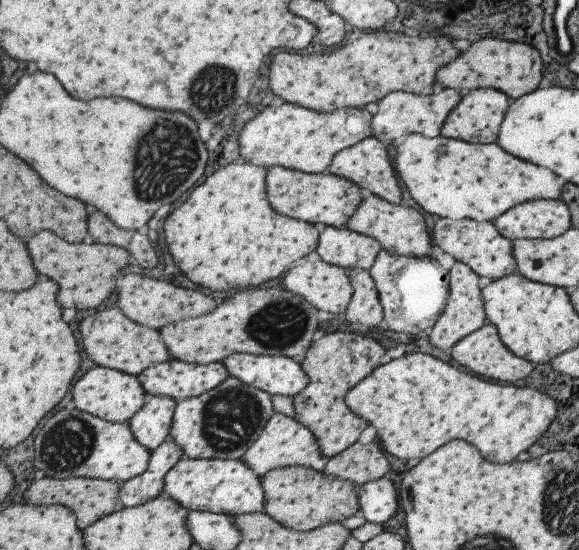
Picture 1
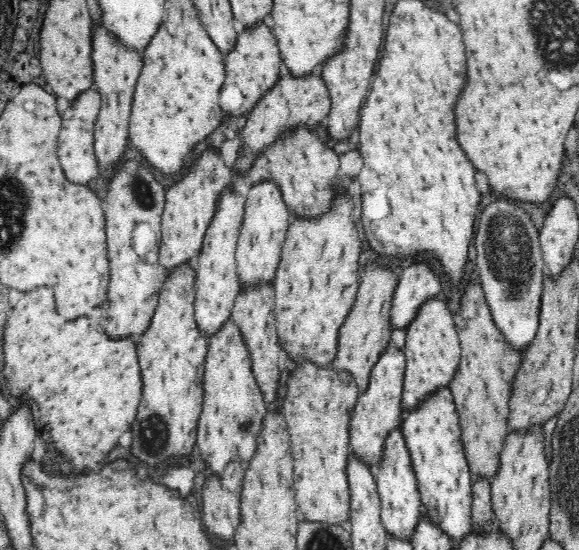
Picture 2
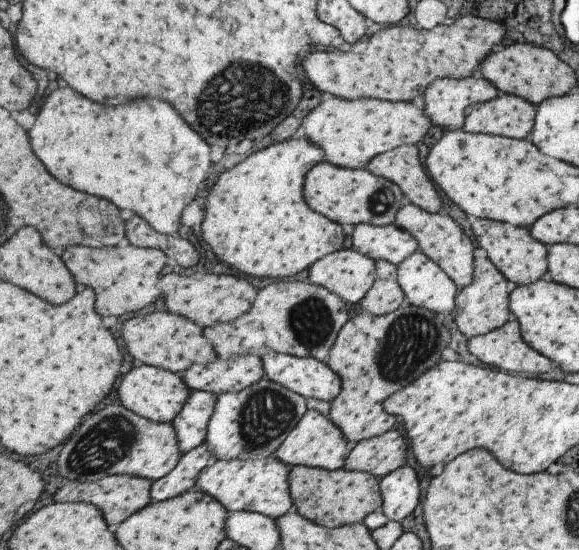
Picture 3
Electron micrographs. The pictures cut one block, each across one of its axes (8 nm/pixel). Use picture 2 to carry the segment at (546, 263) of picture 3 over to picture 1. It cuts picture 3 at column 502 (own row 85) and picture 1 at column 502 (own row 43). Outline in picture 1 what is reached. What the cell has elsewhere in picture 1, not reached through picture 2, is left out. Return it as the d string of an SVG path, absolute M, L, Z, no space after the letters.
M449 217L440 218L433 227L433 242L444 252L447 252L456 261L471 266L479 274L491 279L500 279L515 272L518 269L515 260L515 244L499 232L494 222L479 222L475 219L453 220Z

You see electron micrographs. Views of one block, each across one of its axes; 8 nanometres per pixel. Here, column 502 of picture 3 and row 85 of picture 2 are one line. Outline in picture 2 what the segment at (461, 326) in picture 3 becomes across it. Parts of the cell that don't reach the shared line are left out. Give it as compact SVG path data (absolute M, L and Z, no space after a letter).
M282 60L276 82L265 90L265 93L256 102L256 106L246 115L245 126L240 132L238 157L233 166L234 180L249 167L249 164L253 161L253 156L262 147L275 141L277 134L282 129L295 127L300 123L306 123L306 125L316 128L320 123L326 121L330 110L330 93L320 69L314 68L311 73L305 75L294 75Z

